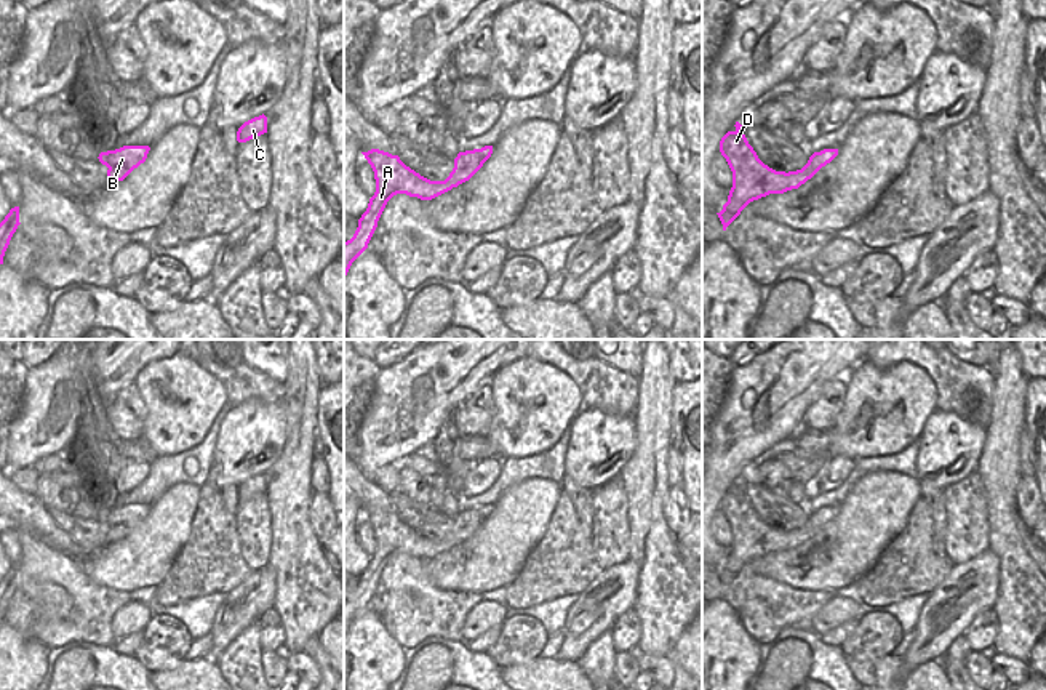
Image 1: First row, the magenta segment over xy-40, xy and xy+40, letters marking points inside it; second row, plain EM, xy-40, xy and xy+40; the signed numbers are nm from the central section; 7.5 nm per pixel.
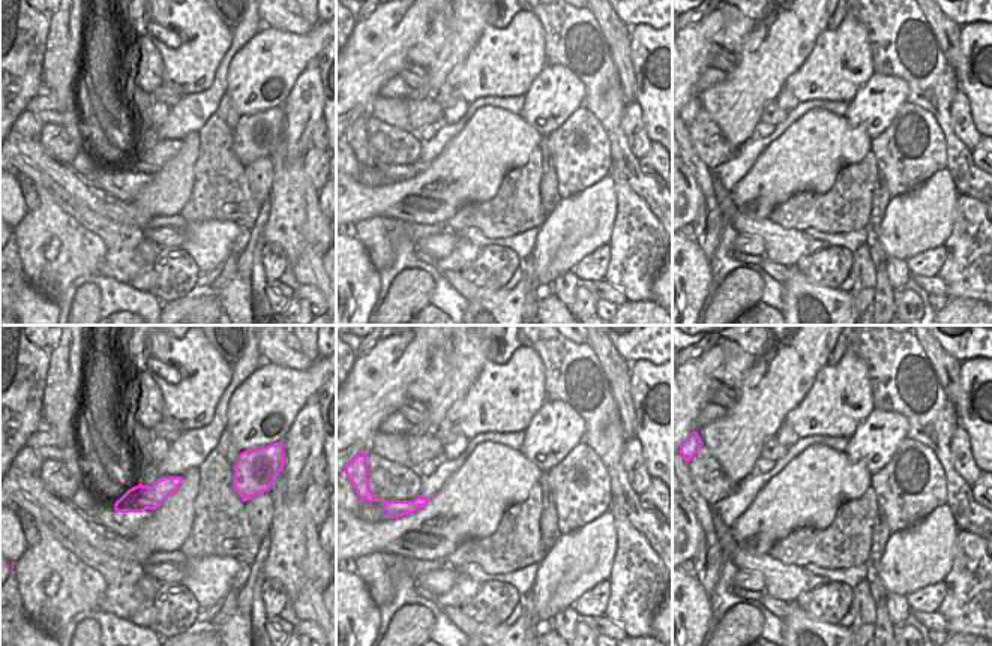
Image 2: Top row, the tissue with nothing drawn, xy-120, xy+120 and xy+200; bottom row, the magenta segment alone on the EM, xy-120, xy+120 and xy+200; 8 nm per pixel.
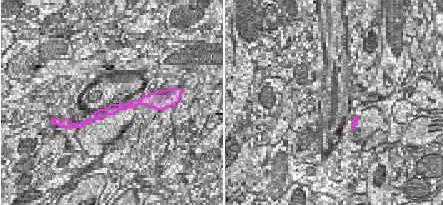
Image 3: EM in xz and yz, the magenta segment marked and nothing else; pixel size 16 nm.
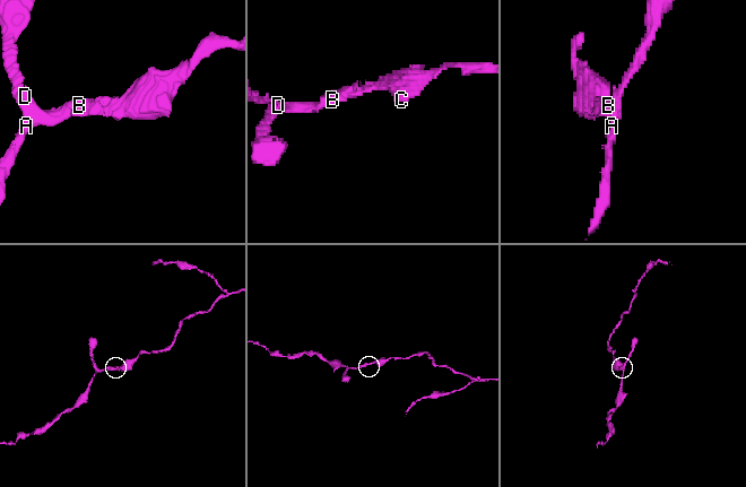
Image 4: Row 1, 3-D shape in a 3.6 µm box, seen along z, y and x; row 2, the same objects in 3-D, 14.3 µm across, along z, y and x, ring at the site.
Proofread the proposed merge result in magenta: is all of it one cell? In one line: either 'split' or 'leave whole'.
leave whole

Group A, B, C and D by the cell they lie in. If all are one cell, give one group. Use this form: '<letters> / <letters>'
A B C D

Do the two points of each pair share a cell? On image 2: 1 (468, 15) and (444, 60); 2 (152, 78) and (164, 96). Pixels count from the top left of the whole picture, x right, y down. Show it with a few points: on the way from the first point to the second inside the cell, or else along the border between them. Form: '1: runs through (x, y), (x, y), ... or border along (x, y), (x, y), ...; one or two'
1: runs through (458, 26), (444, 50); one
2: border along (162, 84), (150, 93); two

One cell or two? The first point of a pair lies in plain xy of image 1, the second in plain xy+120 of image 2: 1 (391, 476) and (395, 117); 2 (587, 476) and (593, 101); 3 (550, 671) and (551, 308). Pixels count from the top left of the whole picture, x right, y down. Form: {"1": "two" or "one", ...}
{"1": "one", "2": "two", "3": "one"}

